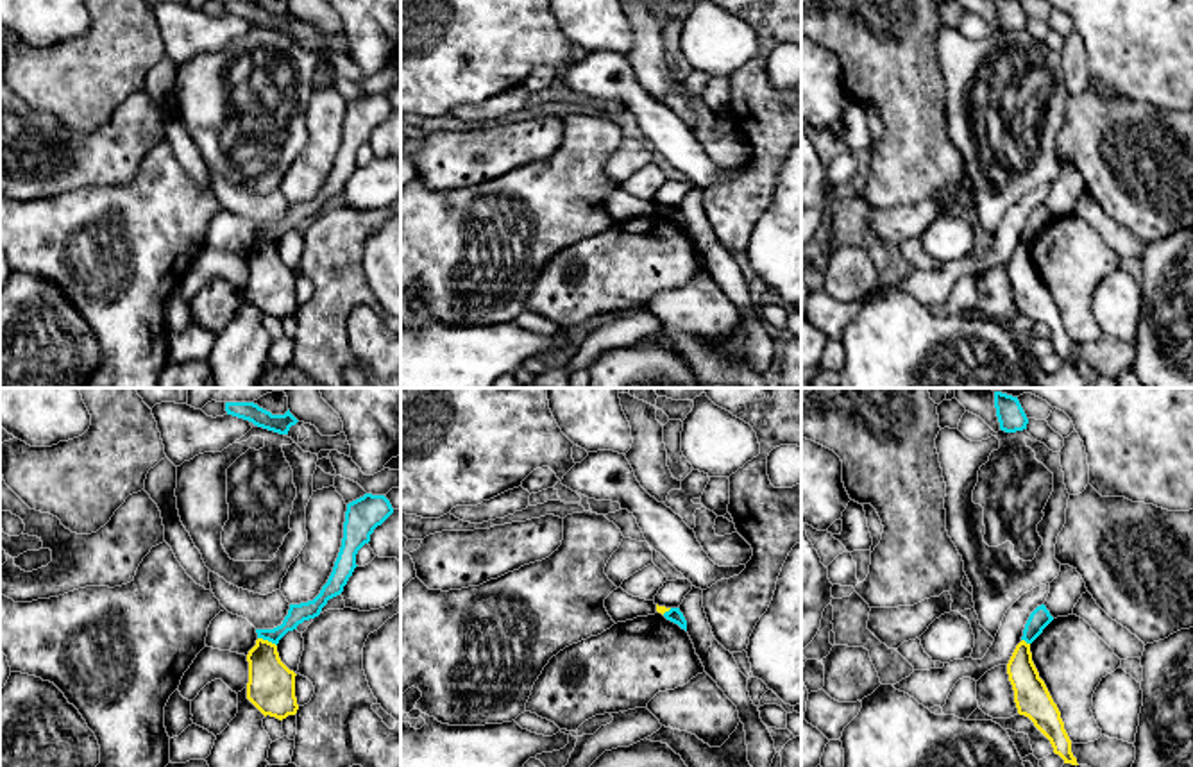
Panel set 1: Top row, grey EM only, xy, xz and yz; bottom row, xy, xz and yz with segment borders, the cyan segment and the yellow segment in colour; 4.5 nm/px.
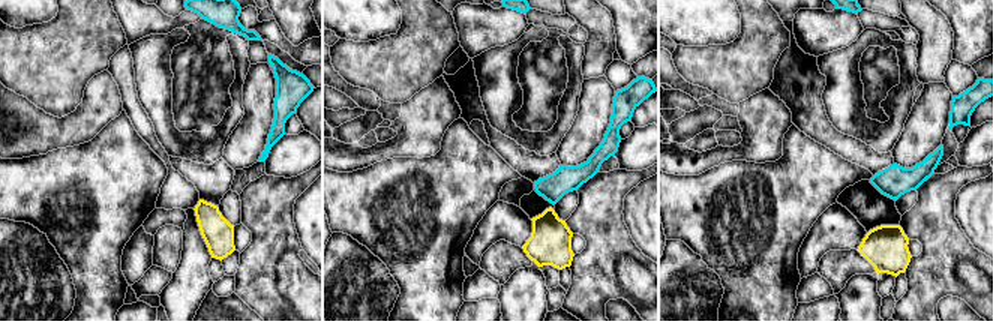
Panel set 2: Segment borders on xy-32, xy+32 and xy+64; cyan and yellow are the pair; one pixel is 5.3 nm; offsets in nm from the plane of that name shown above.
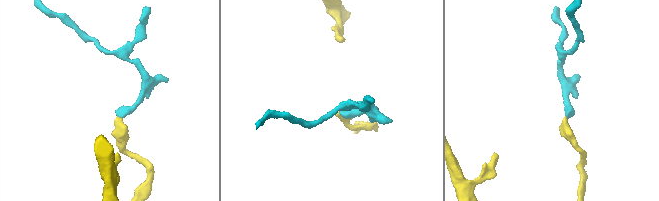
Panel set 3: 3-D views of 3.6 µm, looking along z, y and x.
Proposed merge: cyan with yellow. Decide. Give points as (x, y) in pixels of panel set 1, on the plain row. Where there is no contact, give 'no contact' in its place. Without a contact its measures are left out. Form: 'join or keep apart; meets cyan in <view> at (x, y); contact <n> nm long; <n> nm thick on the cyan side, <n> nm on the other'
keep apart; meets cyan in xy at (267, 238); contact 100 nm long; 90 nm thick on the cyan side, 220 nm on the other

